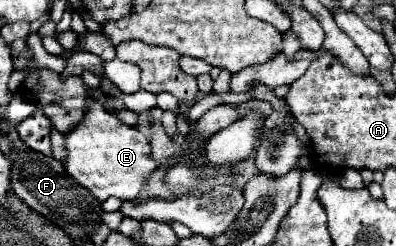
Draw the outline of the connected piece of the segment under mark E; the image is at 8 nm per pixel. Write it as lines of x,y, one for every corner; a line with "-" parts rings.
91,98
89,106
85,108
83,120
65,134
65,150
67,158
63,166
67,174
81,186
87,186
87,190
91,190
91,194
95,194
95,198
101,202
105,202
109,196
133,200
147,176
157,168
149,158
147,136
141,130
119,122
95,98

